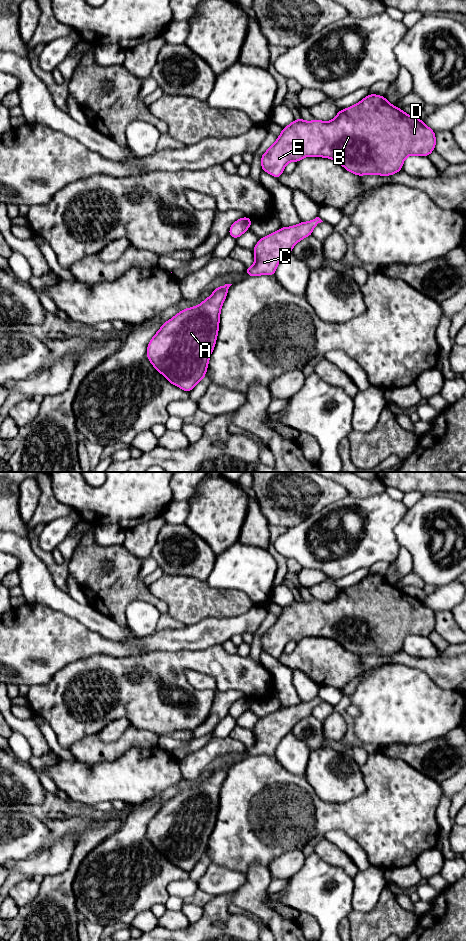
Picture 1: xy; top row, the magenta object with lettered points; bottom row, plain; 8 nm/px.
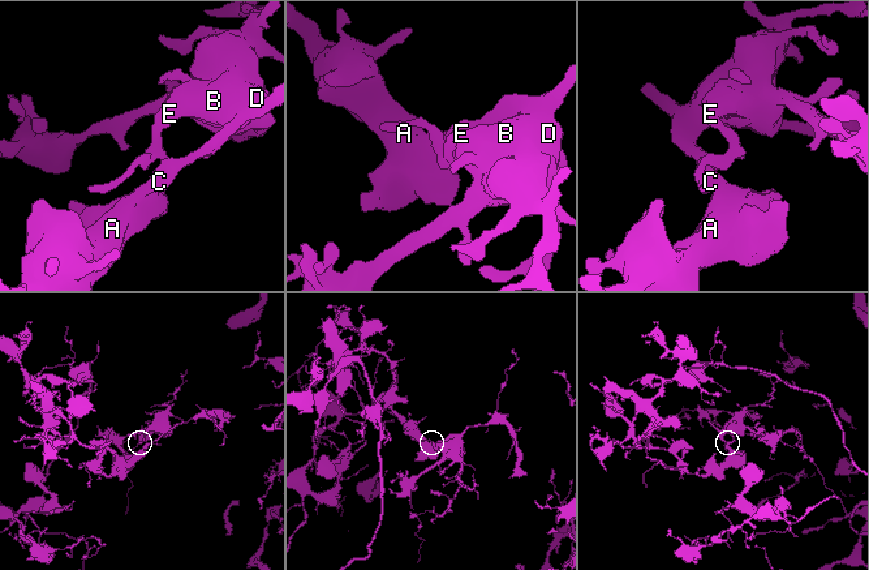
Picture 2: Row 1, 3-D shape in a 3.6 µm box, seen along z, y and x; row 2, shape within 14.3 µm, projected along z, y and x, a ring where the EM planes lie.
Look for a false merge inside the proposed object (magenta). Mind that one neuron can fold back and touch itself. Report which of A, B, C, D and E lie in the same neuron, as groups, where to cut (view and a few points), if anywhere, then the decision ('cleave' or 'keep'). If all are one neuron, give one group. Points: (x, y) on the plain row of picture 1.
A B C D E; no cut; keep

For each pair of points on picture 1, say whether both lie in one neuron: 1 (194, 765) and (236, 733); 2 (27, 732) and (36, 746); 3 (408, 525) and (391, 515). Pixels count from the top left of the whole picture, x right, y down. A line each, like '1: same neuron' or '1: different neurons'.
1: different neurons
2: same neuron
3: different neurons

